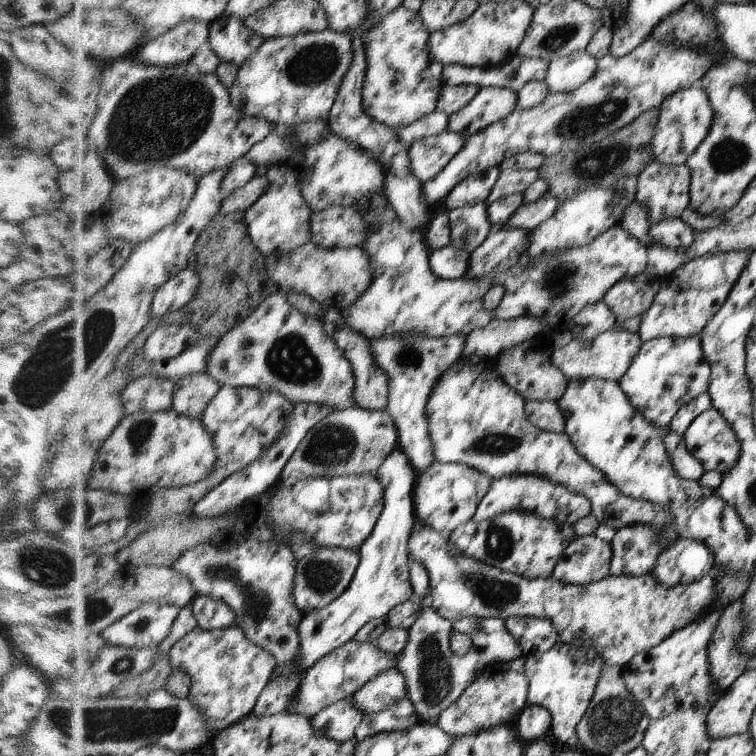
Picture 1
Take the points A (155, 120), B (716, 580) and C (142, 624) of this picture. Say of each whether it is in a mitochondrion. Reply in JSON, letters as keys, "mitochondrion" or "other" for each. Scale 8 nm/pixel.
{"A":"mitochondrion","B":"other","C":"mitochondrion"}

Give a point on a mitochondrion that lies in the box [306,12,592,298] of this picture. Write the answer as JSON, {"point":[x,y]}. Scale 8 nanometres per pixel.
{"point":[561,35]}

